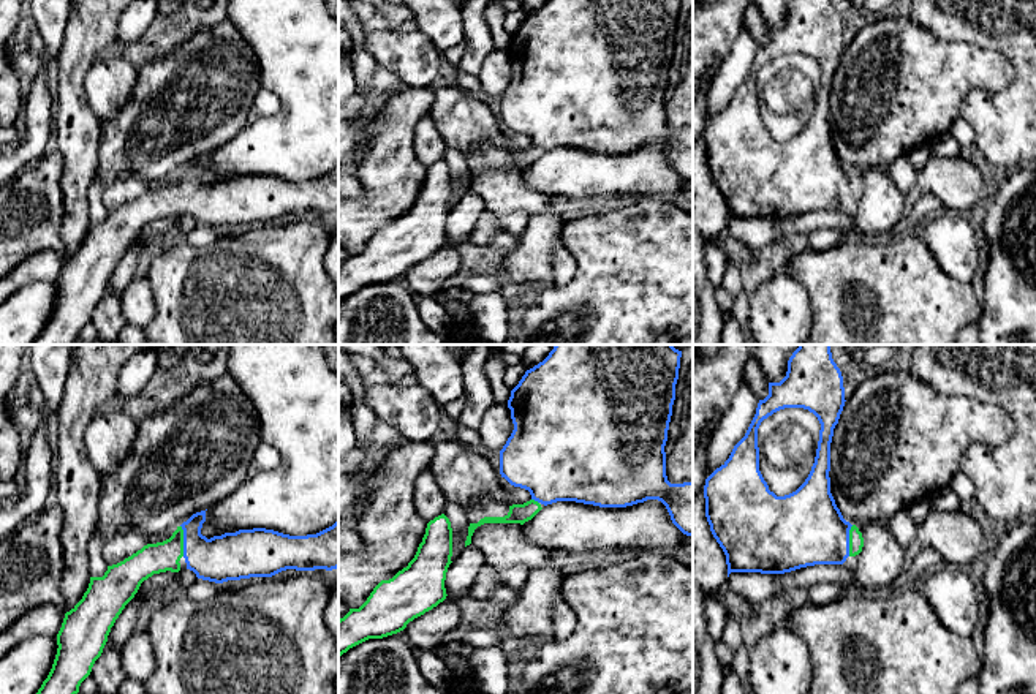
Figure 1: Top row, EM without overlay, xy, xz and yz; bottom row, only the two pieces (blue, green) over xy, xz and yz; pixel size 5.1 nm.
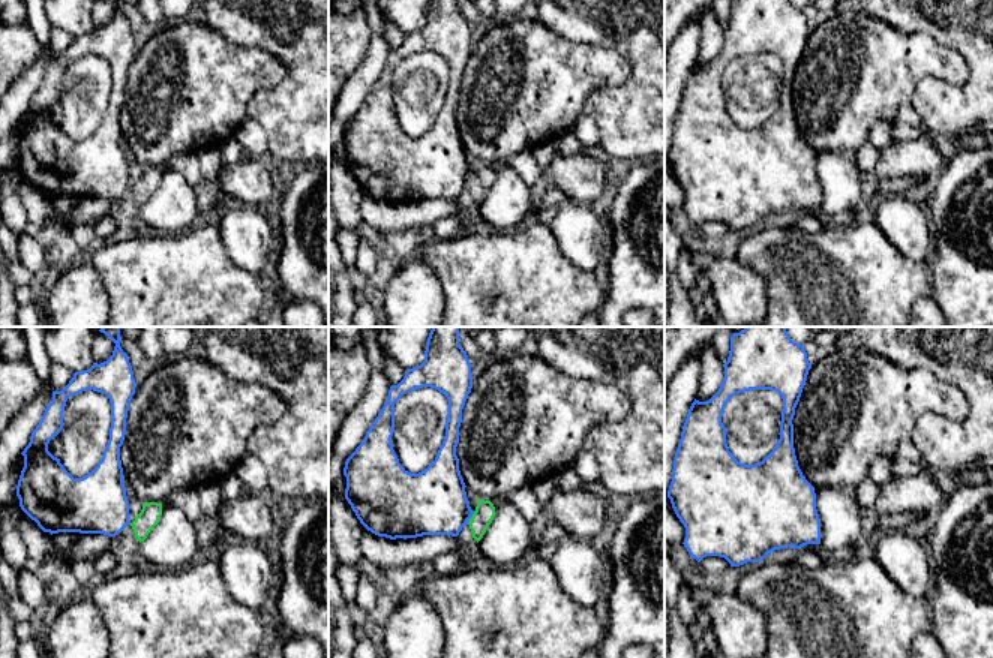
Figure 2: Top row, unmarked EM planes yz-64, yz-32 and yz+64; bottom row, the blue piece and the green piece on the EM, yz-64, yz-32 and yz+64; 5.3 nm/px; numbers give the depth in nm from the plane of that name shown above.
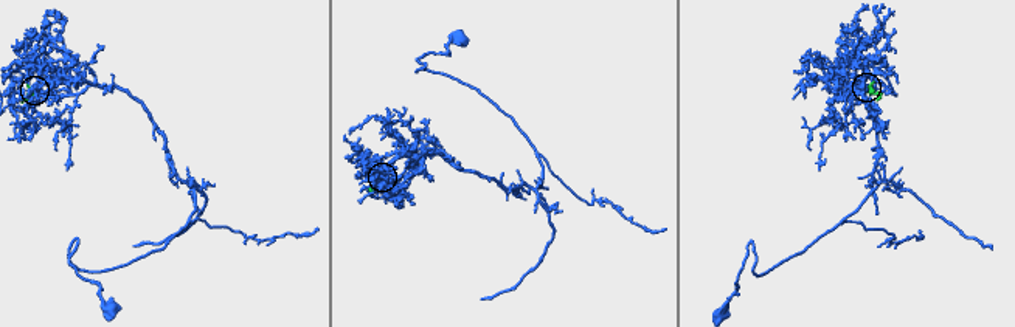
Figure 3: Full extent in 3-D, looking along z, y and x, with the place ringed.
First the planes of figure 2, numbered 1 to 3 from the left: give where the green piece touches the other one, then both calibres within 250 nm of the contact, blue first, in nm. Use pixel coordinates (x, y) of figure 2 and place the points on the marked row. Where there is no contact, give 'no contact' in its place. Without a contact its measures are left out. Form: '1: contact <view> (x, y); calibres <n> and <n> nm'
1: no contact
2: contact yz-32 (471, 516); calibres 360 and 110 nm
3: no contact

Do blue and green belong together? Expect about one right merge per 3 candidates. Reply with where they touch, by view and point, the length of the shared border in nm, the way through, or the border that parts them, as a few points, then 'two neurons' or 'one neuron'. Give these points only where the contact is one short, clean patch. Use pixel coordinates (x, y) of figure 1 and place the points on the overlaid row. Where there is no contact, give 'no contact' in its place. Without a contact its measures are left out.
contact yz (848, 541); length 160 nm; way yz (804, 528), (848, 541), (856, 541); one neuron

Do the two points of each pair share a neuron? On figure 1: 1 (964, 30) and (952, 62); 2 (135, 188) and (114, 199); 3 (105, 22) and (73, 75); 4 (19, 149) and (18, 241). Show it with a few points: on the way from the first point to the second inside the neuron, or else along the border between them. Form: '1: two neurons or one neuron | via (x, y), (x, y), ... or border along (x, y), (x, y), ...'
1: two neurons | border along (926, 27), (949, 41), (968, 41), (997, 51)
2: one neuron | via (130, 188), (119, 195)
3: one neuron | via (92, 35), (79, 48), (73, 62)
4: two neurons | border along (46, 154), (16, 176)

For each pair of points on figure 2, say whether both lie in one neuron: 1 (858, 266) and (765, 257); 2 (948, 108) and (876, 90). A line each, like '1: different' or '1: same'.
1: same
2: different

